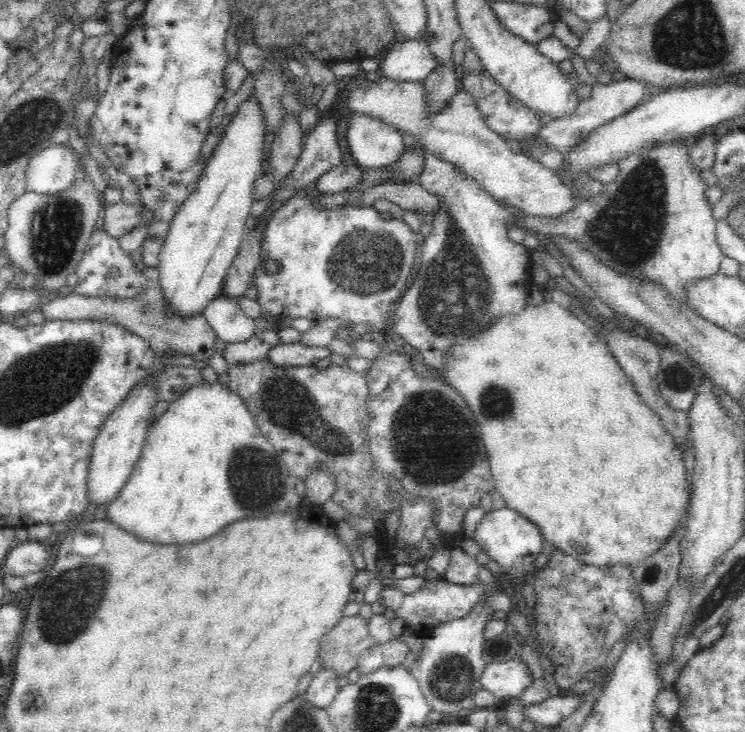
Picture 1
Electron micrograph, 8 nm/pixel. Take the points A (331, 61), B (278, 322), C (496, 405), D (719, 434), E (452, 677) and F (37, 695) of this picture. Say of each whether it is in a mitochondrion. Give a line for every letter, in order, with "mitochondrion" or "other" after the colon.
A: other
B: other
C: mitochondrion
D: other
E: mitochondrion
F: other

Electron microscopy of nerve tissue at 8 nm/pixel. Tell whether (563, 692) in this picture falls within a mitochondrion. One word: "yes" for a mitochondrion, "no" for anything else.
no

